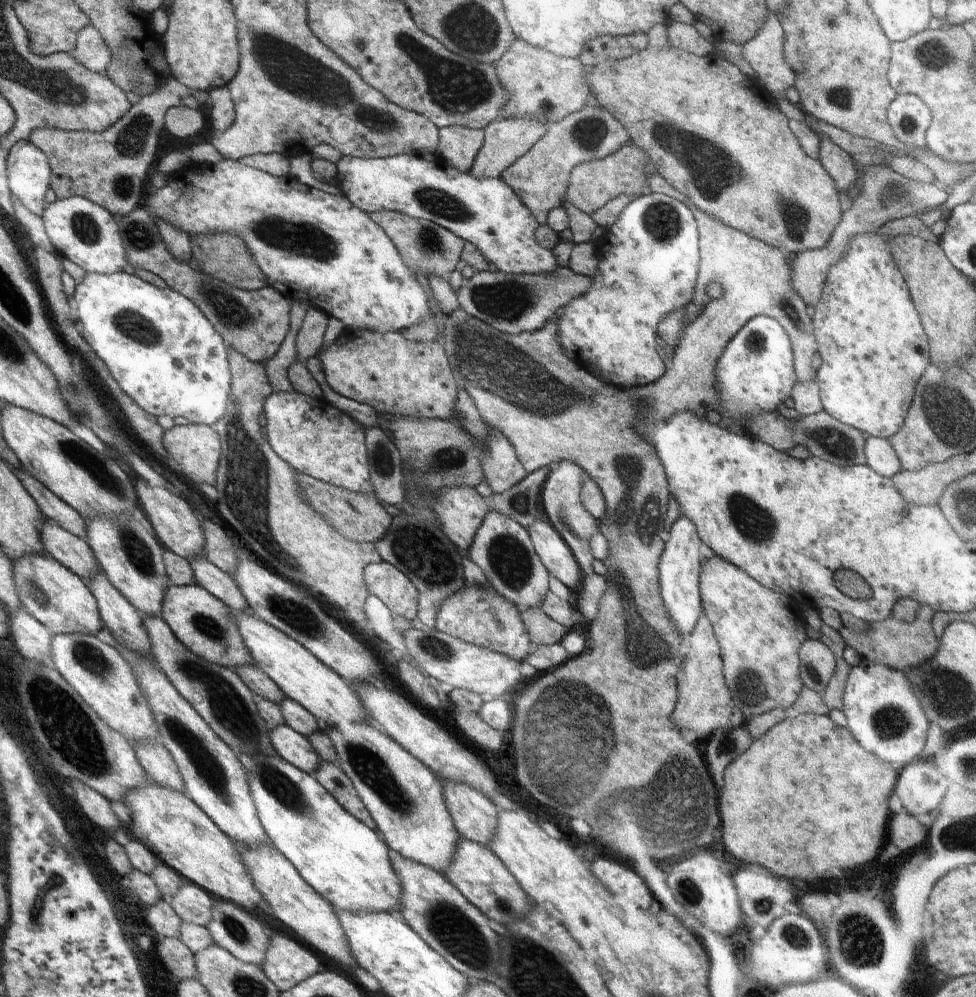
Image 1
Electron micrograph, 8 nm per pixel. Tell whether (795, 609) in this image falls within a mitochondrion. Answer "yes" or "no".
no

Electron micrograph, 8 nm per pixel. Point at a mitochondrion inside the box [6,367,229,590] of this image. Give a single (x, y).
(96, 467)

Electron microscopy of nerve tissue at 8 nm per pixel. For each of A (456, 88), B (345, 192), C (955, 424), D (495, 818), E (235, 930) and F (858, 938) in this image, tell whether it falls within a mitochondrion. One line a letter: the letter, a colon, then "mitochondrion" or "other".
A: mitochondrion
B: other
C: mitochondrion
D: other
E: mitochondrion
F: mitochondrion

